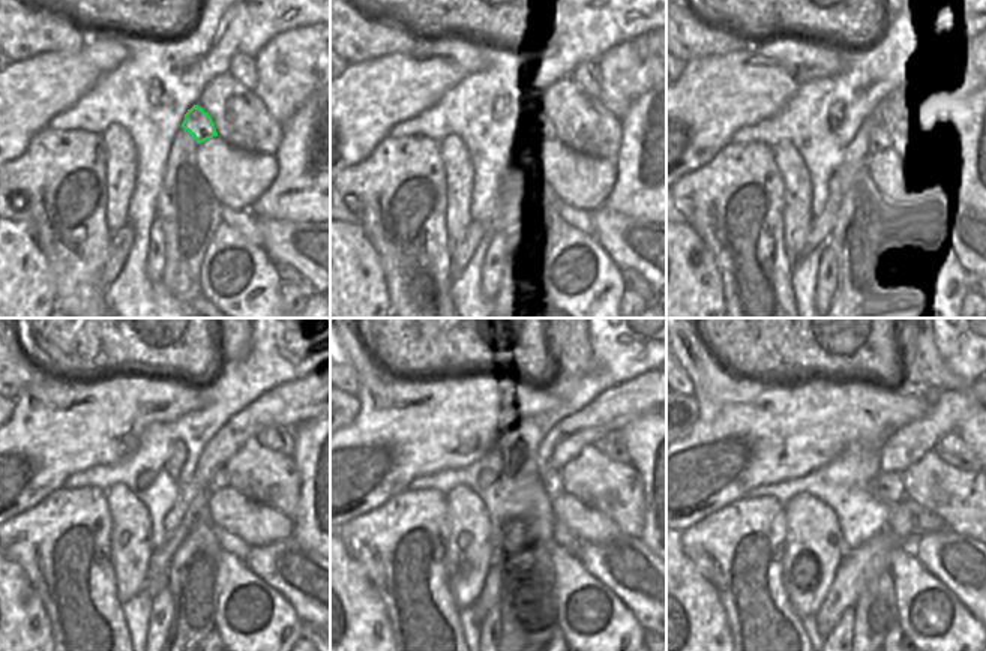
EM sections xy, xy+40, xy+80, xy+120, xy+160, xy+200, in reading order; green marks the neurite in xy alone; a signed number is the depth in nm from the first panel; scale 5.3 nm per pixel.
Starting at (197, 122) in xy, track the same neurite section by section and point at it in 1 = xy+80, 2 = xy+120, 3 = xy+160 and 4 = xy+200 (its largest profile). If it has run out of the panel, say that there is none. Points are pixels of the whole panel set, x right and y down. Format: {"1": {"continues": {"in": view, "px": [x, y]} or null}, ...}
{"1": {"continues": {"in": "xy+80", "px": [881, 138]}}, "2": {"continues": {"in": "xy+120", "px": [219, 479]}}, "3": {"continues": {"in": "xy+160", "px": [554, 482]}}, "4": {"continues": {"in": "xy+200", "px": [887, 486]}}}

